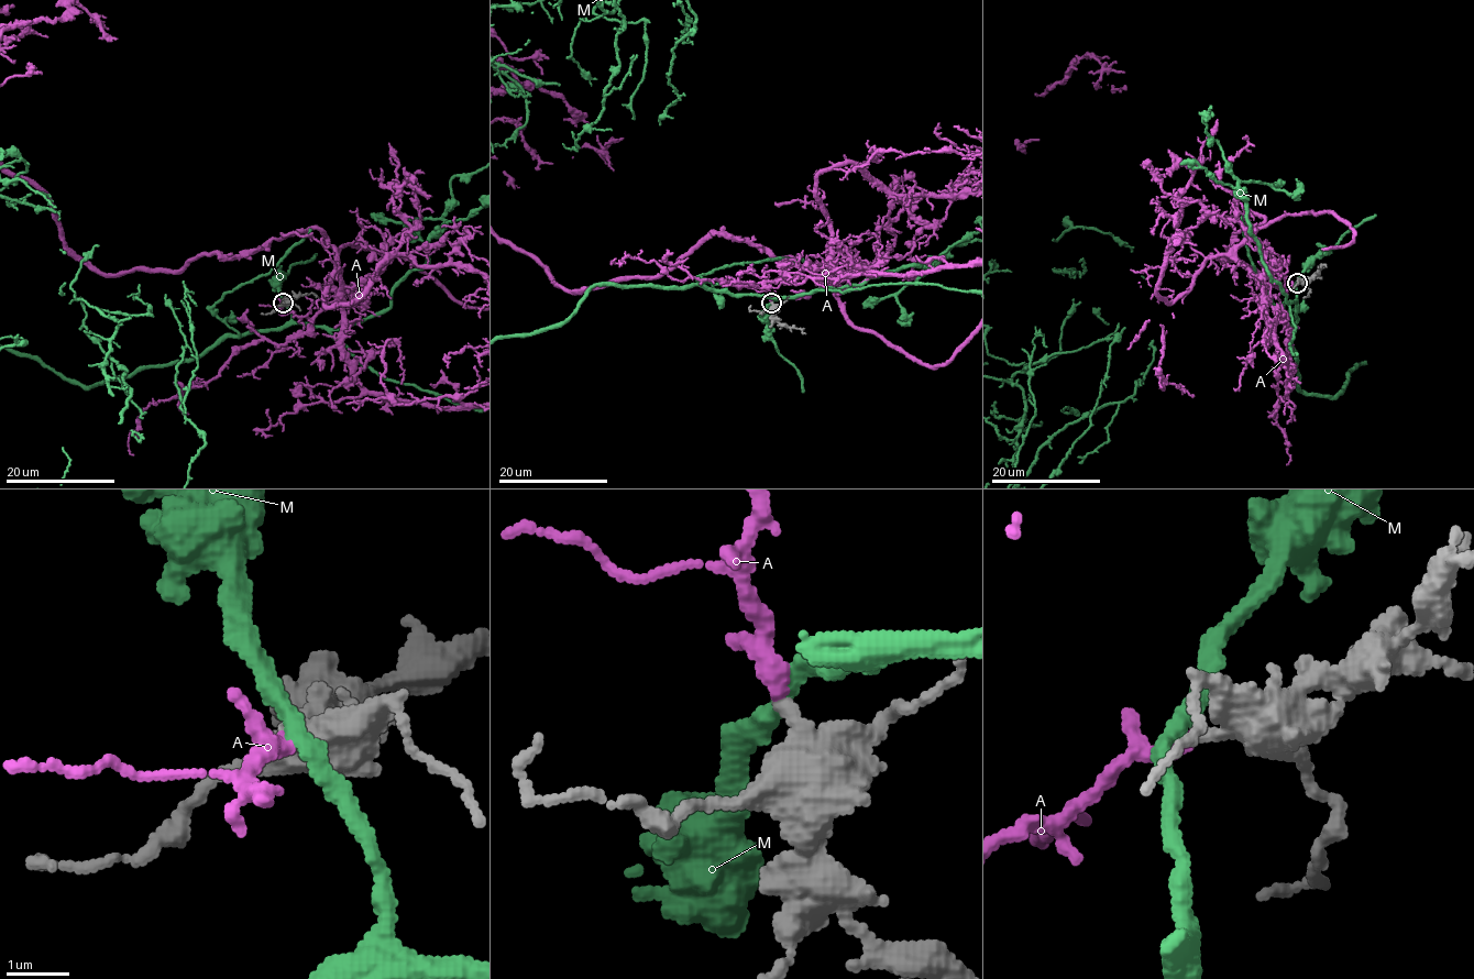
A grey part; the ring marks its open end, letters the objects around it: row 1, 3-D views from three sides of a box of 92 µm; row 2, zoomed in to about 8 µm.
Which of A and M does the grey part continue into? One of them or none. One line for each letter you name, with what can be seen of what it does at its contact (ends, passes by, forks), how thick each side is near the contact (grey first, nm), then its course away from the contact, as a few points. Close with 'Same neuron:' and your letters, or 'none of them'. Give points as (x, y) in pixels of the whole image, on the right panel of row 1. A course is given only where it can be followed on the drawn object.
A: it passes by | 320/190 nm
Same neuron: A

